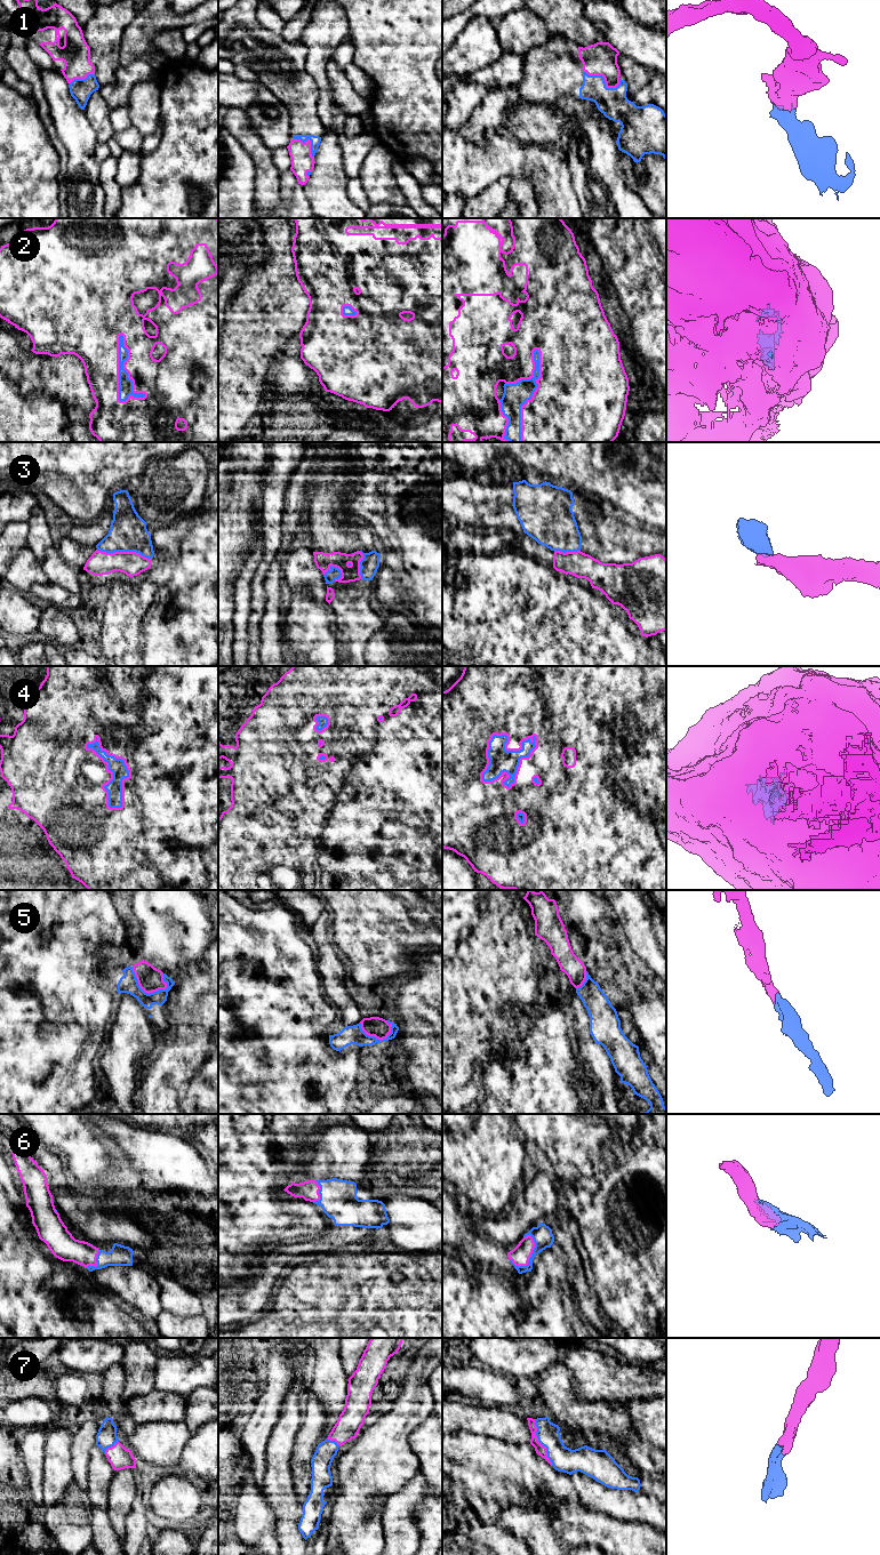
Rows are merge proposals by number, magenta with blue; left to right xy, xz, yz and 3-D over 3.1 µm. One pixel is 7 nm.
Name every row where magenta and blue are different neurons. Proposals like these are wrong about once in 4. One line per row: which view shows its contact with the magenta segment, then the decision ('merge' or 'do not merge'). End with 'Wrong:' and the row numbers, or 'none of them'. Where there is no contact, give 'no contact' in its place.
1: yz | merge
2: xy | merge
3: xy | do not merge
4: yz | merge
5: xy | merge
6: yz | merge
7: yz | merge
Wrong: 3

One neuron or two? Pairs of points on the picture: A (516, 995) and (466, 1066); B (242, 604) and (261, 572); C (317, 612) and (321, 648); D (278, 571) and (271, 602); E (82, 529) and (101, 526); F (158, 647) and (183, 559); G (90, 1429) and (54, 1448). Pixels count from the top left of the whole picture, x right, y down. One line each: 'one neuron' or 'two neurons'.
A: one neuron
B: two neurons
C: one neuron
D: one neuron
E: one neuron
F: one neuron
G: two neurons

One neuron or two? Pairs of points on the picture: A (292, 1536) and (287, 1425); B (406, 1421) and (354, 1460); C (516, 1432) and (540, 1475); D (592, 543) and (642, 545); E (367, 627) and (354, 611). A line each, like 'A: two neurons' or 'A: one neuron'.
A: one neuron
B: one neuron
C: two neurons
D: one neuron
E: one neuron

